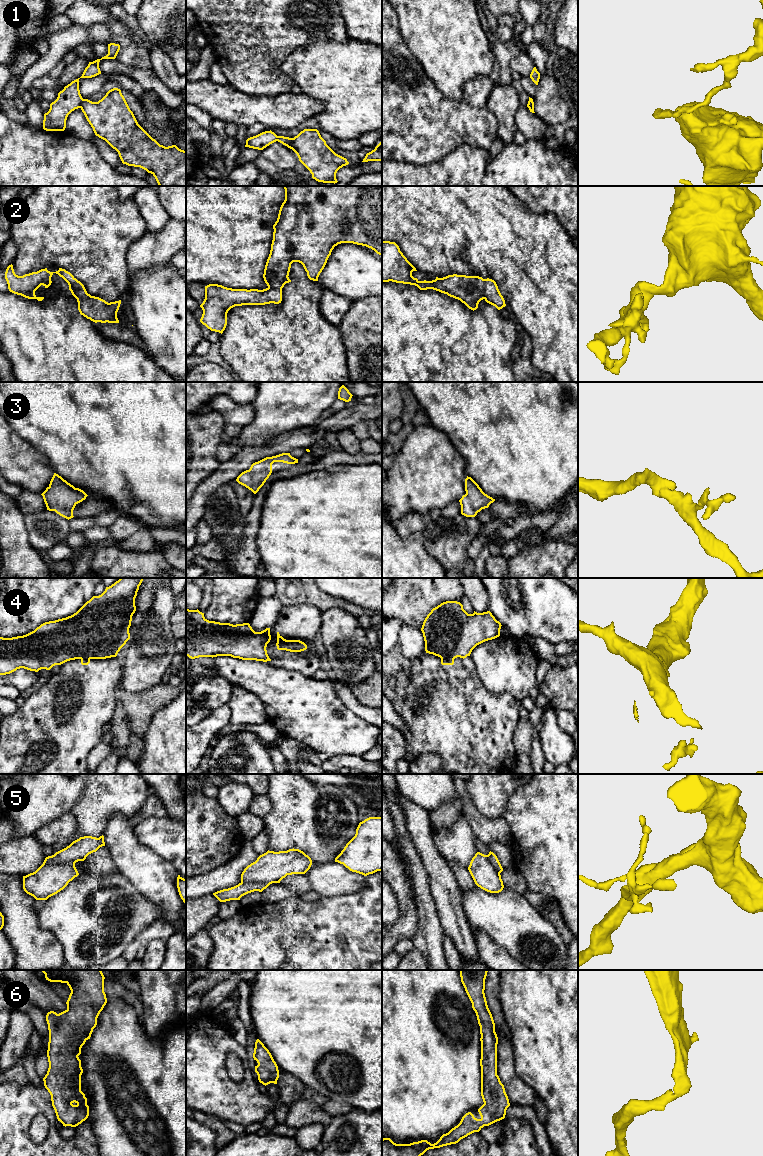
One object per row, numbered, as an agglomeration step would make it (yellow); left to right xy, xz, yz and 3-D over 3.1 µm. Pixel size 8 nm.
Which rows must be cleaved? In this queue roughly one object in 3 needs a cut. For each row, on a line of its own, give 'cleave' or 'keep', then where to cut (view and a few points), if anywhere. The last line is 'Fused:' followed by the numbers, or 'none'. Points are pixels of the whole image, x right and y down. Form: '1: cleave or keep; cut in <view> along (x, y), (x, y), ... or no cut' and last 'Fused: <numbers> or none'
1: cleave; cut in xy along (83, 99), (80, 107)
2: keep; no cut
3: keep; no cut
4: cleave; cut in yz along (441, 658), (453, 659)
5: cleave; cut in xy along (75, 861), (43, 864)
6: keep; no cut
Fused: 1, 4, 5

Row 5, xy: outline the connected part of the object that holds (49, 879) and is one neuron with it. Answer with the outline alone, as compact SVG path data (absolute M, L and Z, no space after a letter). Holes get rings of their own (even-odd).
M75 863L42 864L35 872L23 876L24 891L36 900L47 900L79 875Z

